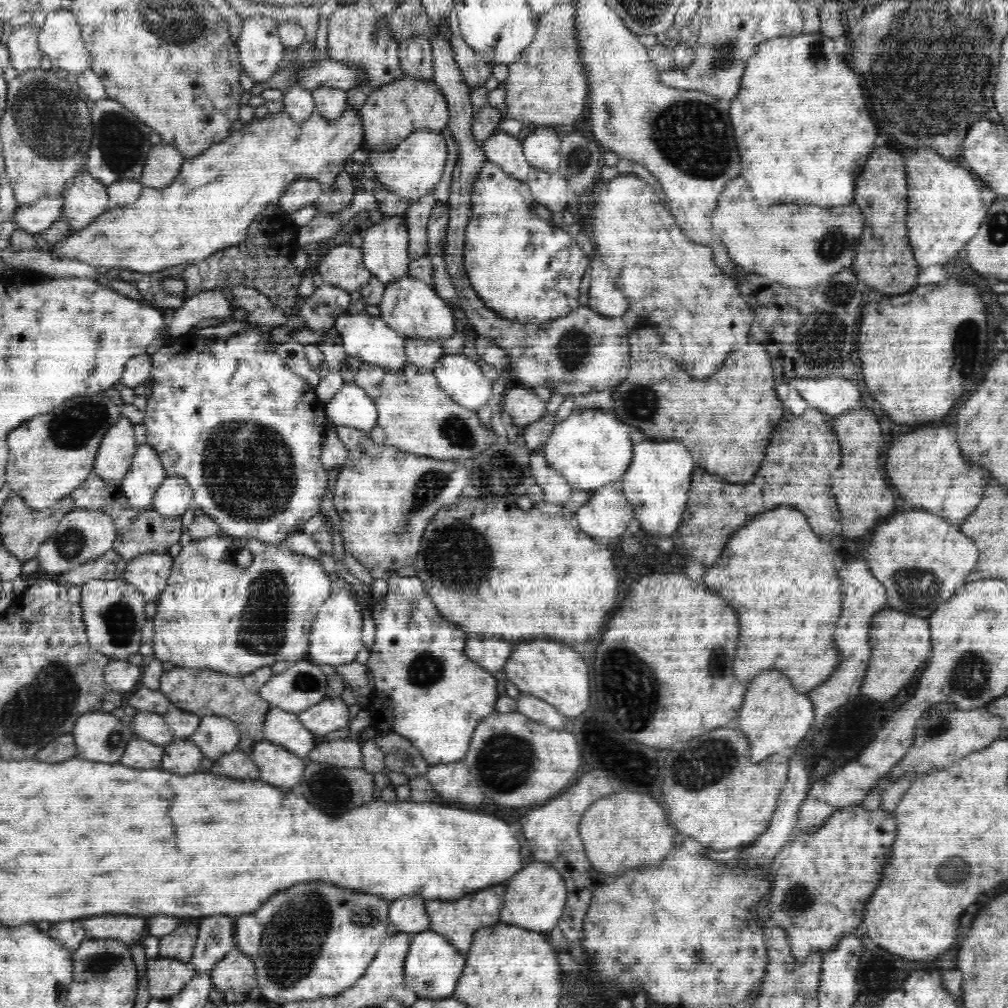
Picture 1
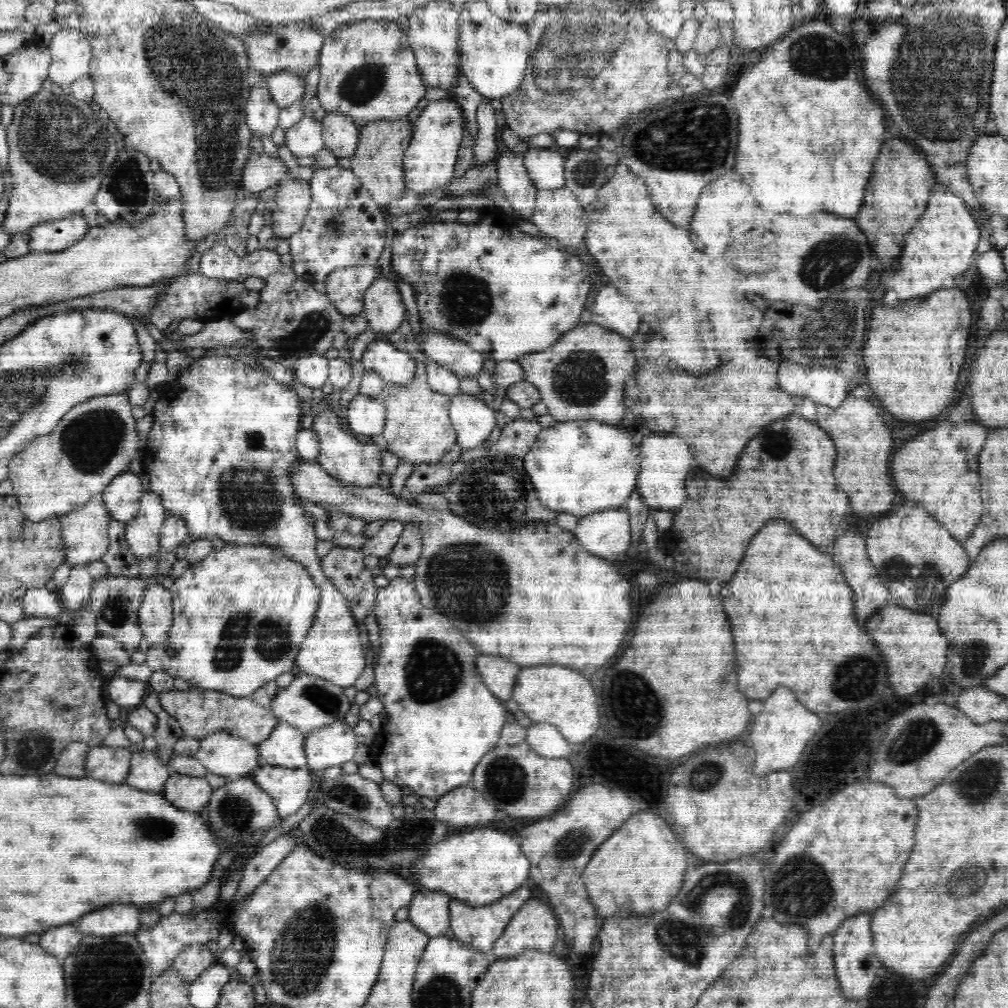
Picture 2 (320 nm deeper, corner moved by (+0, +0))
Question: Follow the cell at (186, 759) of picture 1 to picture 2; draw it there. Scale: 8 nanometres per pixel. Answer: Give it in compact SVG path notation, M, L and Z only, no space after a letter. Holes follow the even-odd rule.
M172 772L166 781L162 794L168 801L186 810L206 810L213 789L202 777L188 776L187 773Z

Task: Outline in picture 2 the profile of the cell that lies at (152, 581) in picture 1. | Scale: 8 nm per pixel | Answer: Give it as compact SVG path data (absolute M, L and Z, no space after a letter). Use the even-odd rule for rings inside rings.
M160 584L145 589L140 604L139 625L150 645L164 641L173 622L173 596Z

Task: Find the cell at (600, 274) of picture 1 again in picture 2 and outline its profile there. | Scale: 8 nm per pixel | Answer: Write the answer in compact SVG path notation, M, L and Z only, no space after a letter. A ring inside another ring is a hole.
M603 286L597 294L592 311L593 323L616 330L630 340L634 338L641 321L632 302L628 302L614 286Z

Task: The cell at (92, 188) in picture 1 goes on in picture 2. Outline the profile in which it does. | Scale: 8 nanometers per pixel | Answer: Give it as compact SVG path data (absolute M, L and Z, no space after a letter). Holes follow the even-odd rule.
M80 212L38 224L27 231L29 252L56 252L68 248L76 244L89 228Z

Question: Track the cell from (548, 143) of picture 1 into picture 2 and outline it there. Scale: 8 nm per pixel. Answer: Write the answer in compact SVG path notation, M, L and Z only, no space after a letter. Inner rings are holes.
M548 147L529 148L522 157L537 190L565 186L565 159L558 153L558 149L554 151Z

